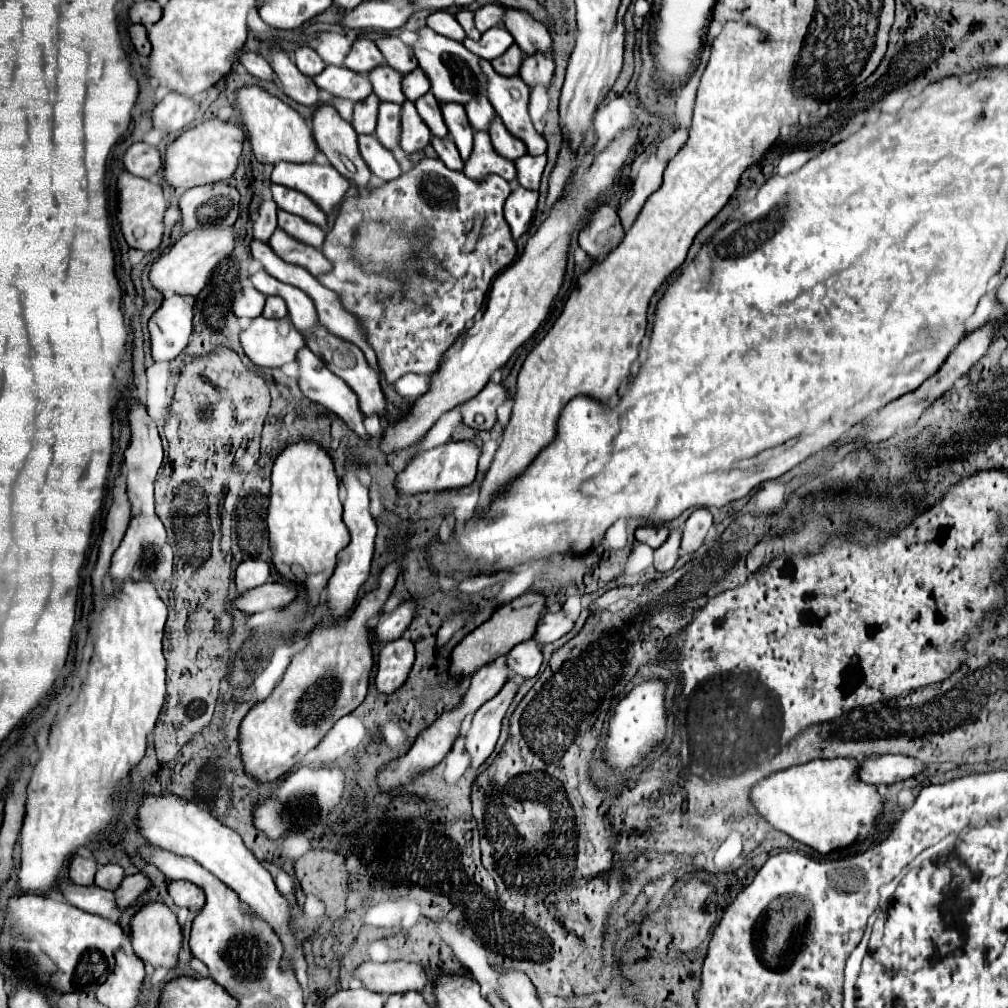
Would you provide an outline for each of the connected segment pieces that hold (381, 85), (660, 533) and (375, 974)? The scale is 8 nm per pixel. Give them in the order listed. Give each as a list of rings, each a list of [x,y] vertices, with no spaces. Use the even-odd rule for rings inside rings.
[[[379,65],[369,71],[369,81],[379,101],[391,101],[399,105],[405,101],[401,93],[401,77],[403,75],[399,75],[399,71],[391,71],[387,65]]]
[[[639,527],[635,531],[635,539],[639,543],[649,545],[651,549],[661,547],[661,543],[667,539],[667,535],[669,535],[669,531],[665,527]]]
[[[361,963],[353,977],[369,991],[391,995],[405,991],[421,991],[429,979],[429,973],[419,963]]]

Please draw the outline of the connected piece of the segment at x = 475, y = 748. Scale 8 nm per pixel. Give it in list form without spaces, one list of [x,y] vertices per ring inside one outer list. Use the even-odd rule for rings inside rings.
[[[519,677],[509,679],[505,687],[473,715],[471,727],[465,735],[465,751],[471,757],[471,763],[469,763],[471,769],[477,769],[493,753],[501,731],[501,719],[505,717],[507,707],[513,701],[521,683],[523,679]]]

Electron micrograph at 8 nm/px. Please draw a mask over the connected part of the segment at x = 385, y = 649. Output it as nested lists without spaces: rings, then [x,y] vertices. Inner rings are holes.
[[[395,639],[383,645],[379,651],[377,673],[375,673],[377,691],[383,695],[397,691],[405,683],[413,667],[413,661],[415,661],[415,649],[411,641]]]

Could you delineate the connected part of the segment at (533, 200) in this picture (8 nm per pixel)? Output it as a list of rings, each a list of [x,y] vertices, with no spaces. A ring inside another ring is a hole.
[[[517,187],[505,201],[505,219],[511,227],[513,239],[519,239],[531,225],[537,209],[537,191]]]

